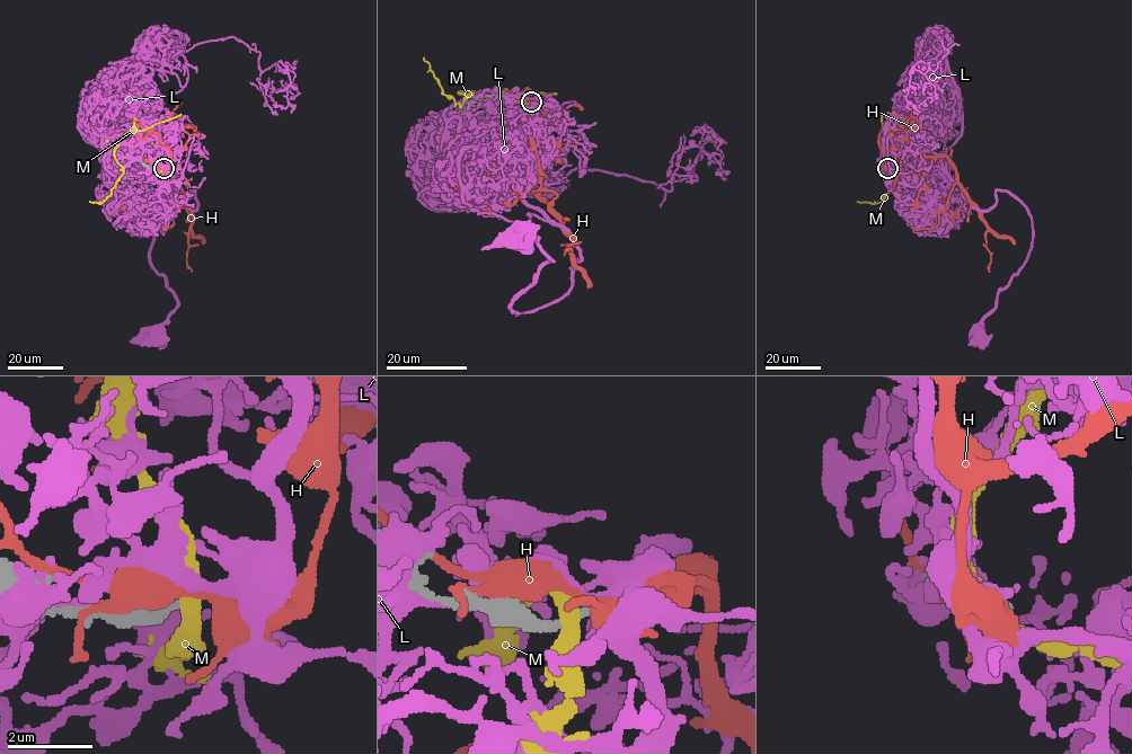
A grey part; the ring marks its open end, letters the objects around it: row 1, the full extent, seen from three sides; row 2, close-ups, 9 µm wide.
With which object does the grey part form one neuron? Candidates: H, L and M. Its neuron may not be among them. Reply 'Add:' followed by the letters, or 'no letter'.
Add: no letter

